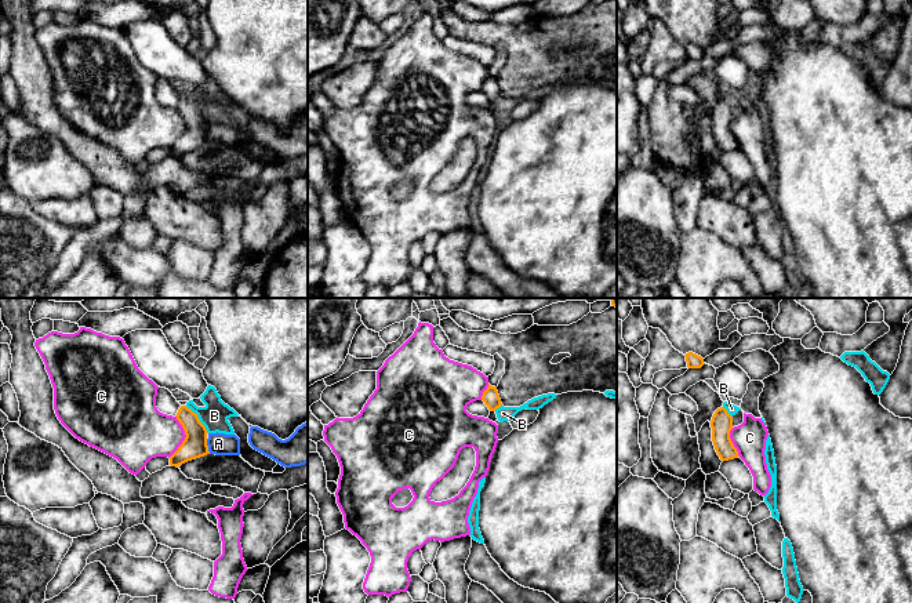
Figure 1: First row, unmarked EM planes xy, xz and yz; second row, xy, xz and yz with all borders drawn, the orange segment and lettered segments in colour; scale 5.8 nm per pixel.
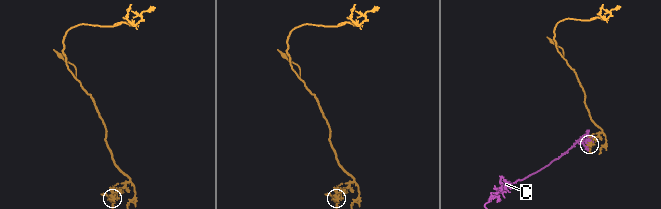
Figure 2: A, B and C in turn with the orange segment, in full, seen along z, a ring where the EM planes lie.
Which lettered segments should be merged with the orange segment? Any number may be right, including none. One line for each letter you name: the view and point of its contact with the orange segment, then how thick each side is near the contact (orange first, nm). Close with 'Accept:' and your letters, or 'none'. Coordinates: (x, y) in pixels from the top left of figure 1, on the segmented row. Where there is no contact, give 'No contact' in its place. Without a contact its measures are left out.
Accept: none

